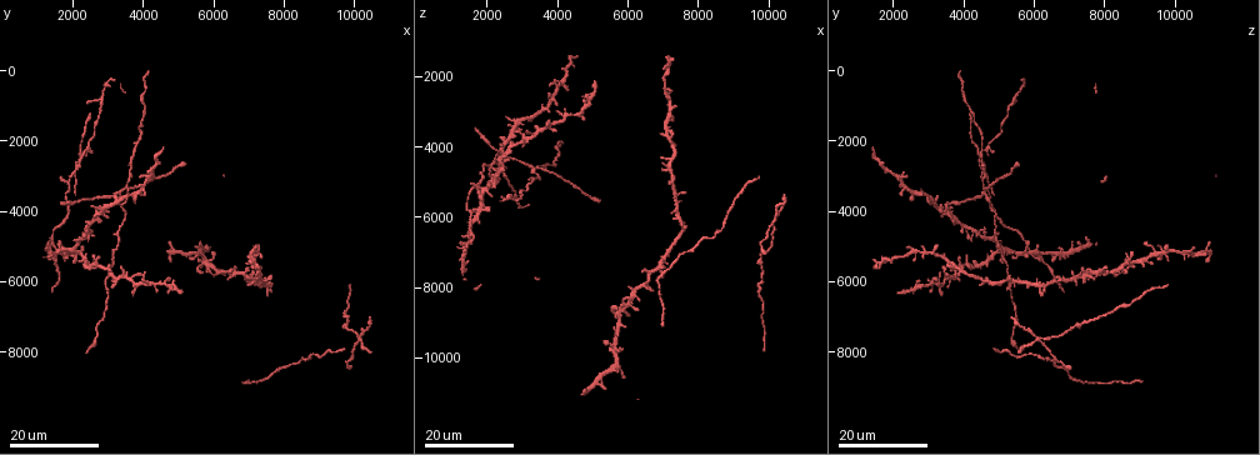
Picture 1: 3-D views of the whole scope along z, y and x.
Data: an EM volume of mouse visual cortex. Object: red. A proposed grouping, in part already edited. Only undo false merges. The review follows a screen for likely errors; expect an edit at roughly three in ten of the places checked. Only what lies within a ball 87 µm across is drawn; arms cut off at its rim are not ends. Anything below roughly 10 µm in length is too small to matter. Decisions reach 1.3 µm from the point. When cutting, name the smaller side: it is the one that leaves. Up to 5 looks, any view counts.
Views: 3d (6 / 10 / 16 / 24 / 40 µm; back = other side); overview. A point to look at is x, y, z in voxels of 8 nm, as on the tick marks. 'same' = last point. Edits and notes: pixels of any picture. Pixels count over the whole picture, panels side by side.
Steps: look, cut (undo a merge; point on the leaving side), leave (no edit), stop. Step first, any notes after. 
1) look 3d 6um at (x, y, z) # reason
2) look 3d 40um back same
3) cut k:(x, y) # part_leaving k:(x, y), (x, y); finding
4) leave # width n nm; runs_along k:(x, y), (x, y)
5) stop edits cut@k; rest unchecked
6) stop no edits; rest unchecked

look 3d 16um at (10200, 7600, 6100) # looks like a crossing

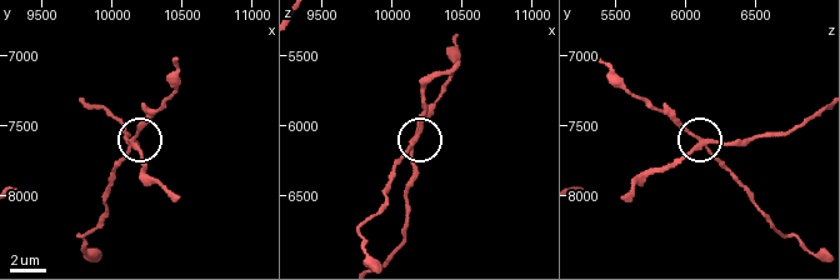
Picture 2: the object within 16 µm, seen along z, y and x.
look 3d 10um at (10140, 7620, 6100)

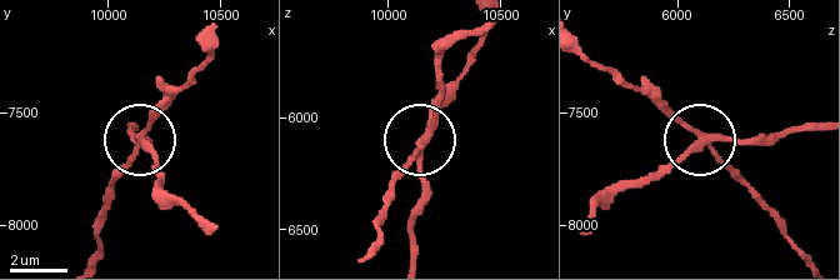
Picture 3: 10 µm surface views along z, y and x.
cut 3:(425, 189) # part_leaving 3:(420, 146), (413, 259); two cells meet here

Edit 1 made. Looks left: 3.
look overview

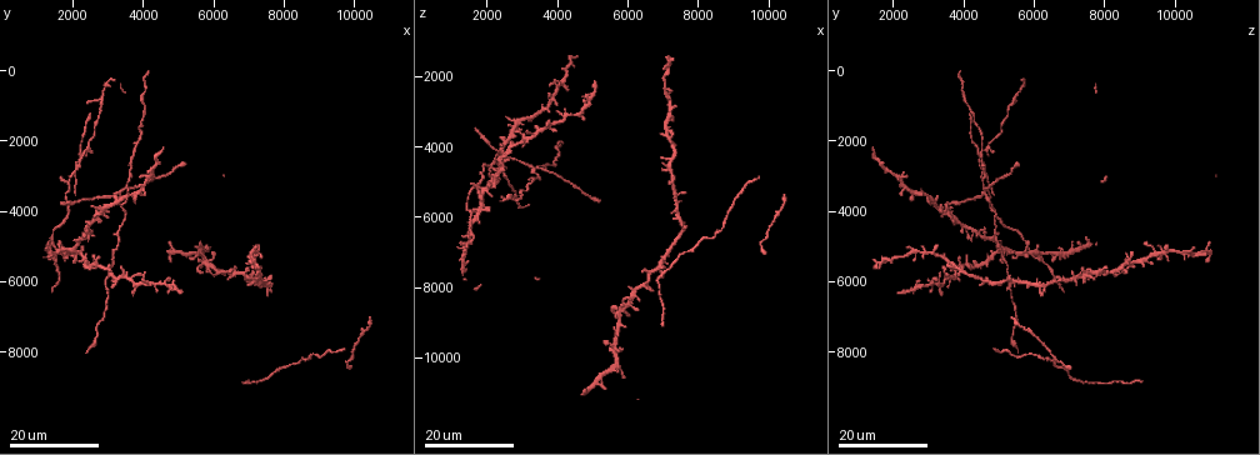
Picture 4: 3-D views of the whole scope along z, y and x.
look 3d 24um at (2600, 4100, 3500) # four arms meet

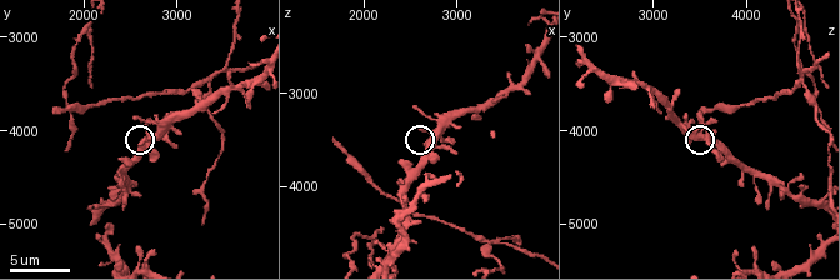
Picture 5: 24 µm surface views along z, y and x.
look 3d 10um at (2650, 4000, 3550) # zoom in

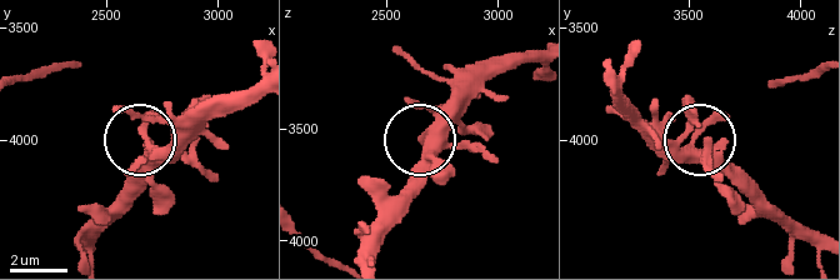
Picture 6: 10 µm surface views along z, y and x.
leave # arms 4; runs_along 6:(370, 256), (375, 220), (409, 178), (428, 128), (468, 86); one cell here

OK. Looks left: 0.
stop edits cut@3; rest unchecked

